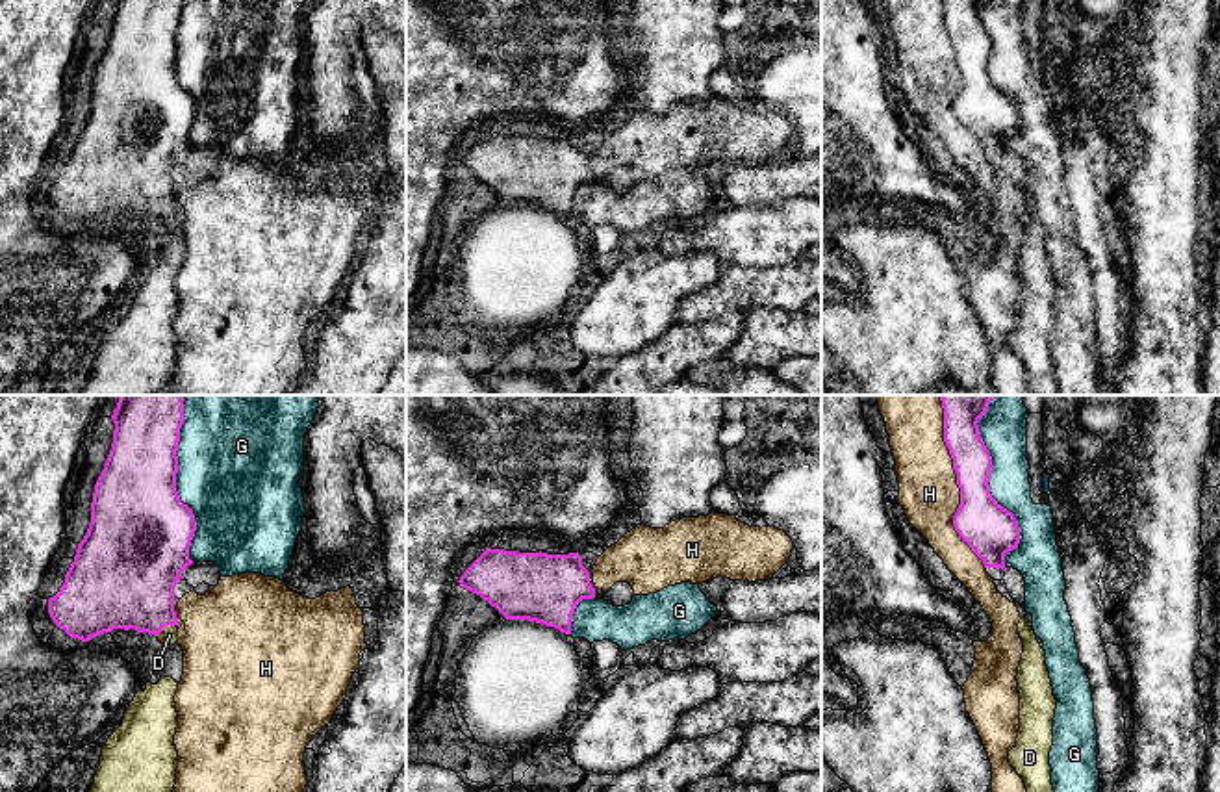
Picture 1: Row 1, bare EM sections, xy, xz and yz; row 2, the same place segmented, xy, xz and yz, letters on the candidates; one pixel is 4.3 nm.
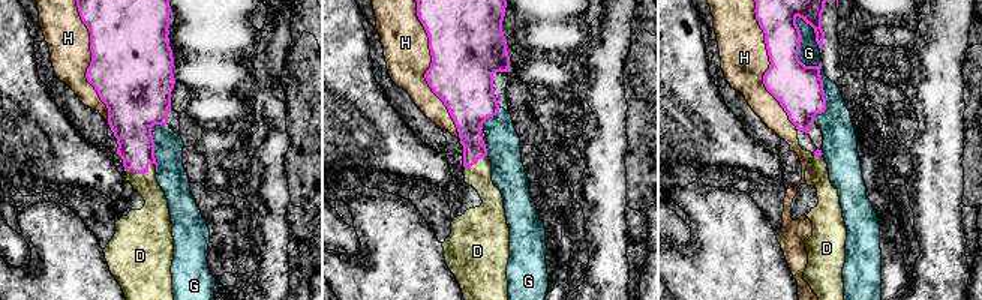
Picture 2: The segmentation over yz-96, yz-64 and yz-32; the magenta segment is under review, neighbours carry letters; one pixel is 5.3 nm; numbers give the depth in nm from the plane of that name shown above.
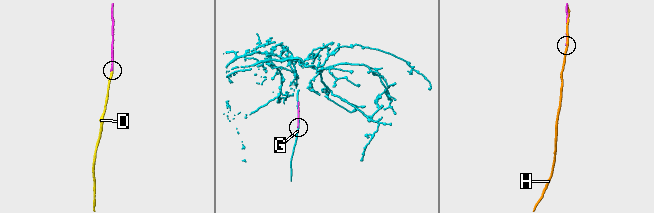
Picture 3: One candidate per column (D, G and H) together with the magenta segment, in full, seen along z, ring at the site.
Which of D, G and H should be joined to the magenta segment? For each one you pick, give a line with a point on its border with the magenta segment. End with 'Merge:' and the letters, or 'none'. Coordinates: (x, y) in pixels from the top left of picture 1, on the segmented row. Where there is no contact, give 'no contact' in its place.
D: meets magenta in xy at (165, 625)
Merge: D

